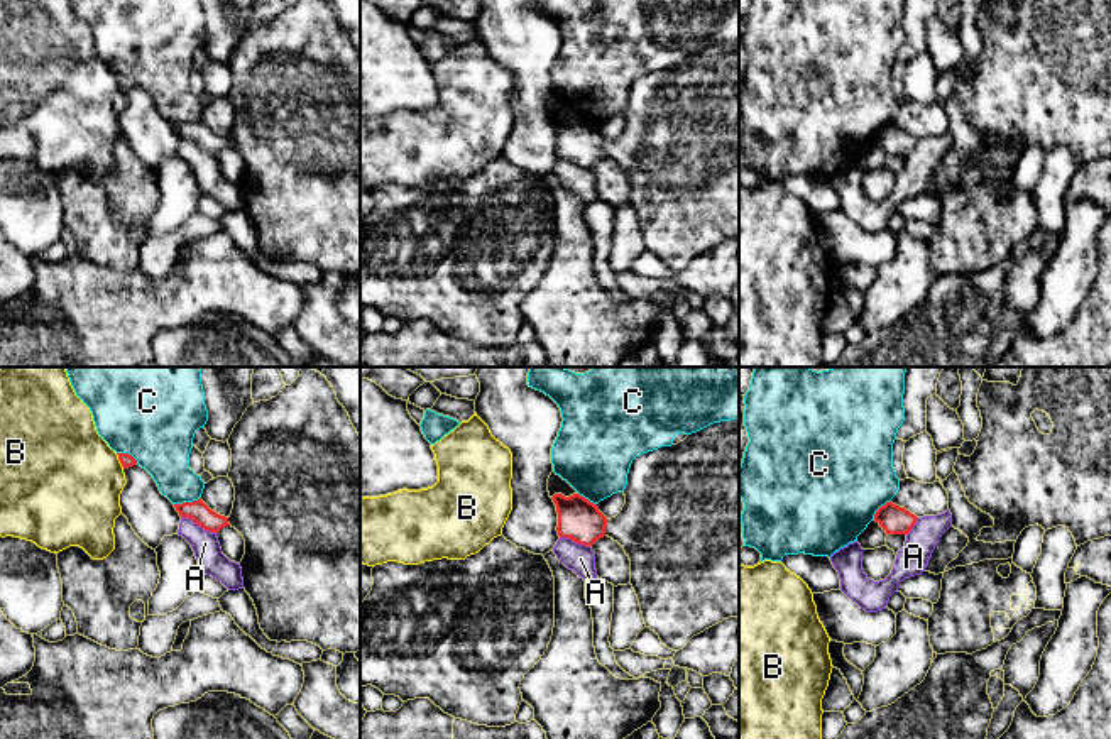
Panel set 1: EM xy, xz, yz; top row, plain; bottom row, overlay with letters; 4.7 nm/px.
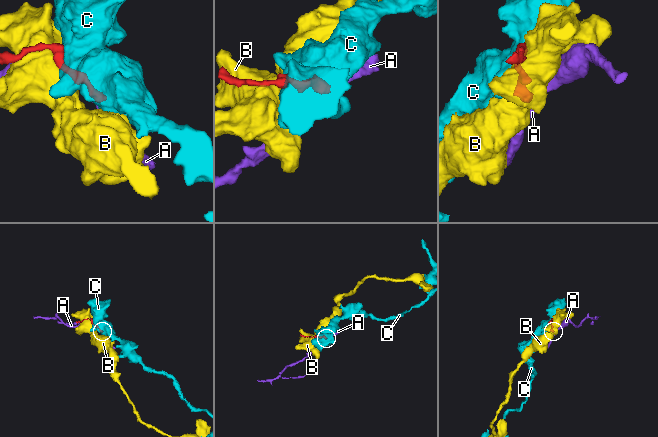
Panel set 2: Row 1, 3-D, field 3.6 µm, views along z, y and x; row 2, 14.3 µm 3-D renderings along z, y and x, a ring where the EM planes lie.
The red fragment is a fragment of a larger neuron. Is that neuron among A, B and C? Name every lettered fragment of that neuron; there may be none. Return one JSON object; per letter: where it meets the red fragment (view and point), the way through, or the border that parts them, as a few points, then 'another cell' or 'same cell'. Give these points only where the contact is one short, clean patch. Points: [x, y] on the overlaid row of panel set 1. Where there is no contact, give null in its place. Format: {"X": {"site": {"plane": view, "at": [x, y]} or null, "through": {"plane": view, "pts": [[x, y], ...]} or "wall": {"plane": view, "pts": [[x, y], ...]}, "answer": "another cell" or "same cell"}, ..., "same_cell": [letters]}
{"A": {"site": {"plane": "xy", "at": [198, 525]}, "wall": {"plane": "xy", "pts": [[181, 516], [188, 516], [215, 533]]}, "answer": "another cell"}, "B": {"site": {"plane": "xy", "at": [119, 459]}, "answer": "another cell"}, "C": {"site": {"plane": "xy", "at": [186, 503]}, "answer": "another cell"}, "same_cell": []}

